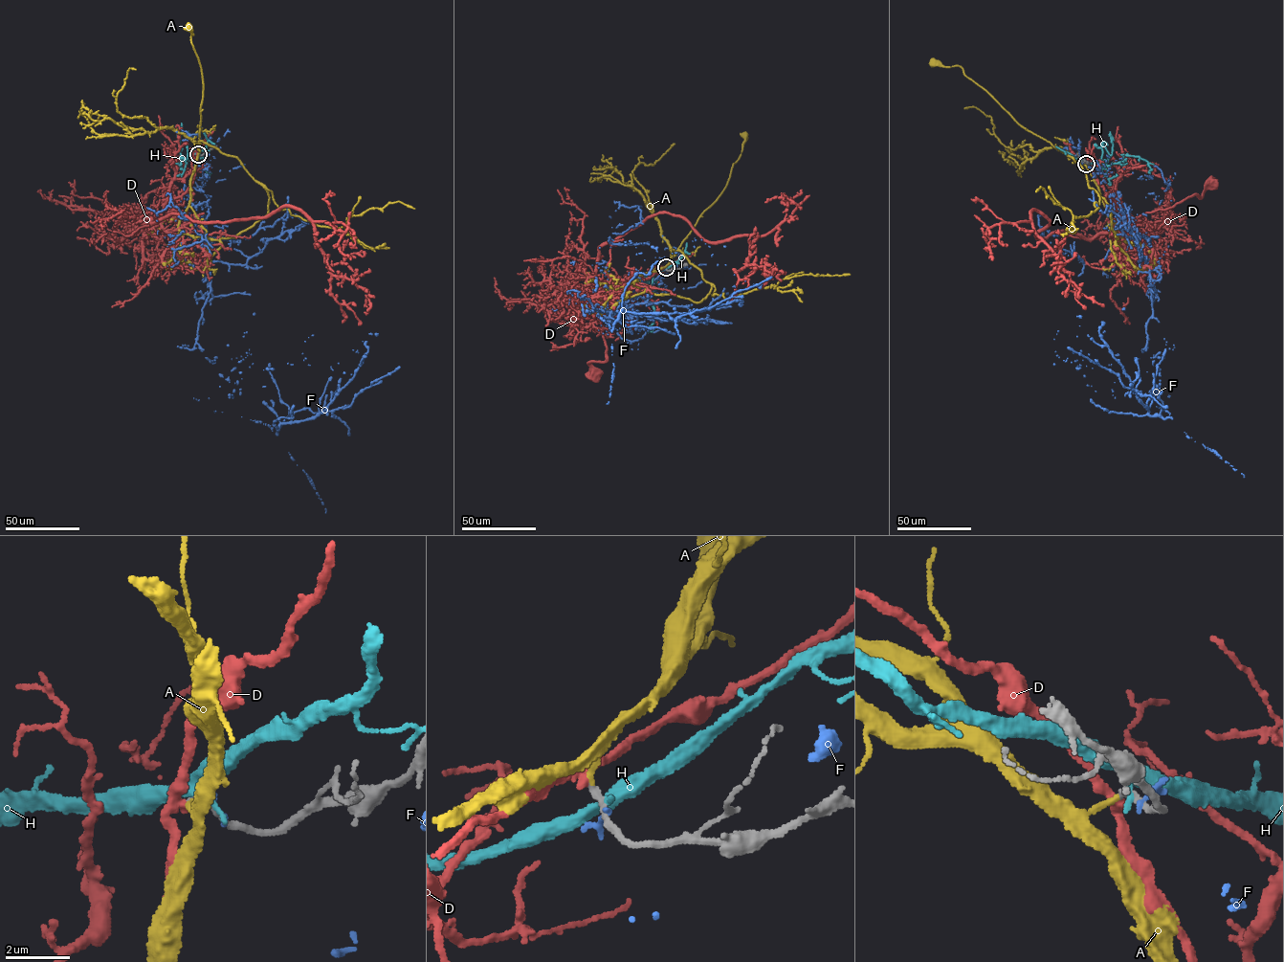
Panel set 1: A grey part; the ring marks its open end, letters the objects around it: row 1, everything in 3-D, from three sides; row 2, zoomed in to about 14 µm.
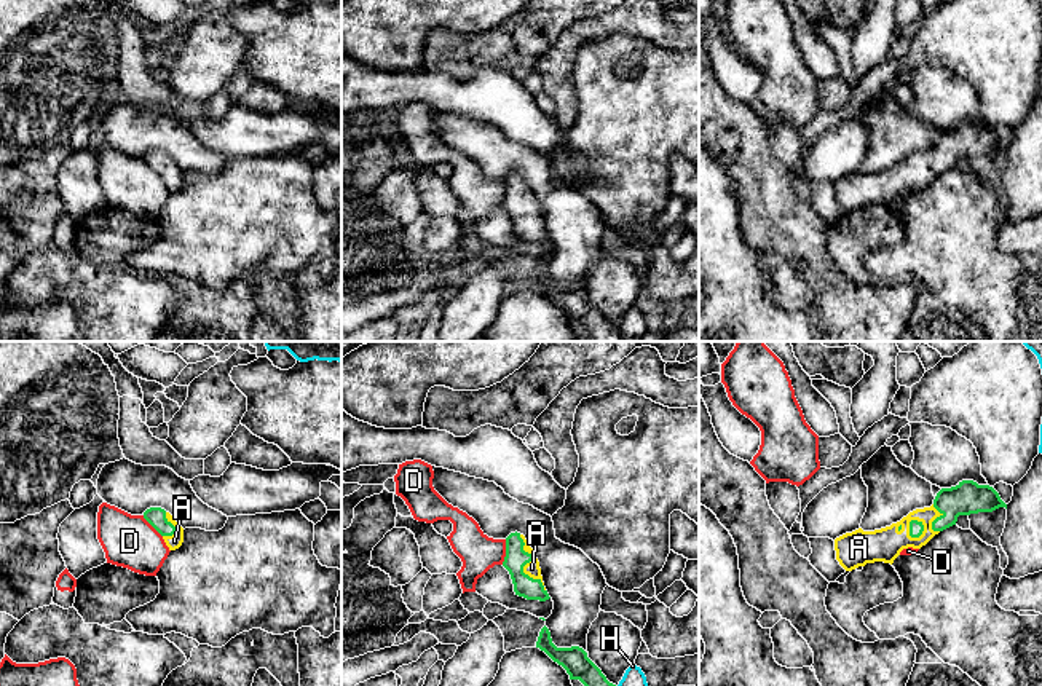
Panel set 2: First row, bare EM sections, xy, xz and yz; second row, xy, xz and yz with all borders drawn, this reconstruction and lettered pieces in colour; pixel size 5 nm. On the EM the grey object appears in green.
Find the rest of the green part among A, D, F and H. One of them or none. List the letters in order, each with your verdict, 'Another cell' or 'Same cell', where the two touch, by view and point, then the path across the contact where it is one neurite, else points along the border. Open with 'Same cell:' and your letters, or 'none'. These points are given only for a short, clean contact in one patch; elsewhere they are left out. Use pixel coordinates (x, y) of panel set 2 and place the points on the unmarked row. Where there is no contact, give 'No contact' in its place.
Same cell: A
A: Same cell. Touches green at xz (525, 206). Path across: xz (516, 200), (525, 206), (532, 211)
D: Another cell. Touches green at xz (506, 195). Boundary: xz (506, 182), (506, 198), (501, 206)
F: Another cell. No contact
H: Another cell. Touches green at xz (619, 335)

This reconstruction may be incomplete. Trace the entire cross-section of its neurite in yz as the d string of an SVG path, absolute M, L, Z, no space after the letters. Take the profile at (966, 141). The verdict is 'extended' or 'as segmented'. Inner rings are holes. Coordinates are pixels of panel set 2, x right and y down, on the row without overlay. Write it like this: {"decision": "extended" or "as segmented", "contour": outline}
{"decision": "extended", "contour": "M962 123L941 131L930 150L916 152L890 169L863 174L862 171L835 182L836 203L846 214L866 206L894 206L903 191L921 191L935 177L956 168L959 158L993 155L1007 147L989 128Z"}

